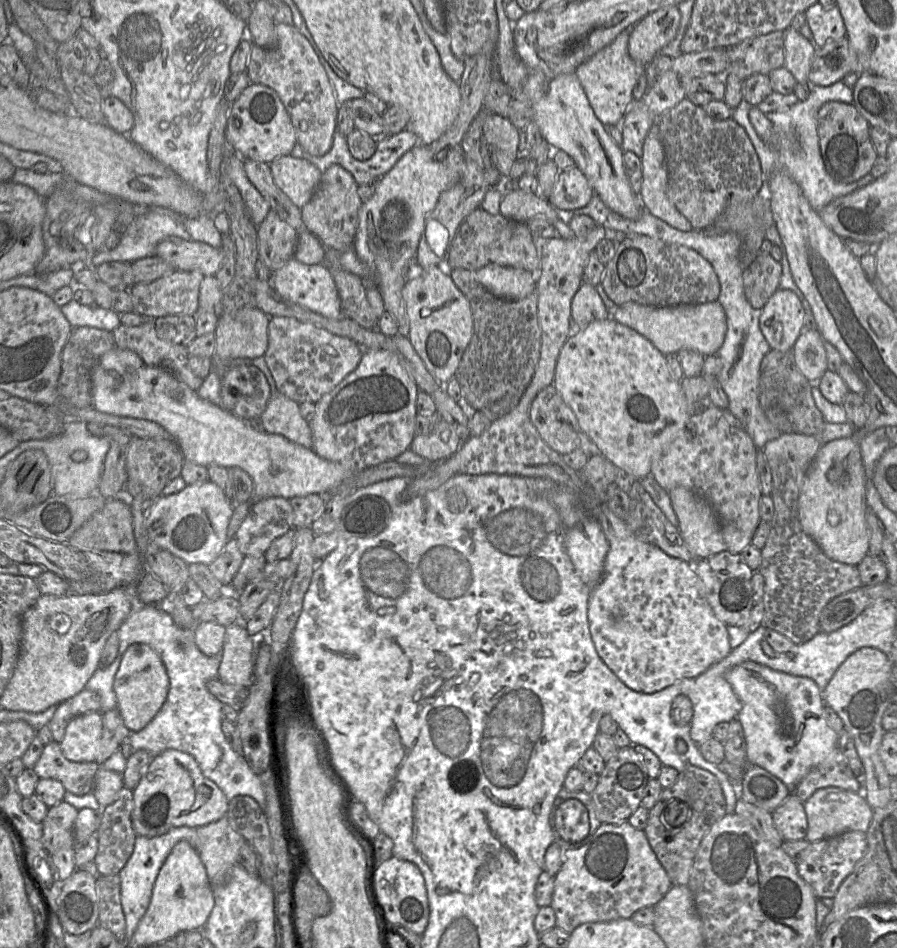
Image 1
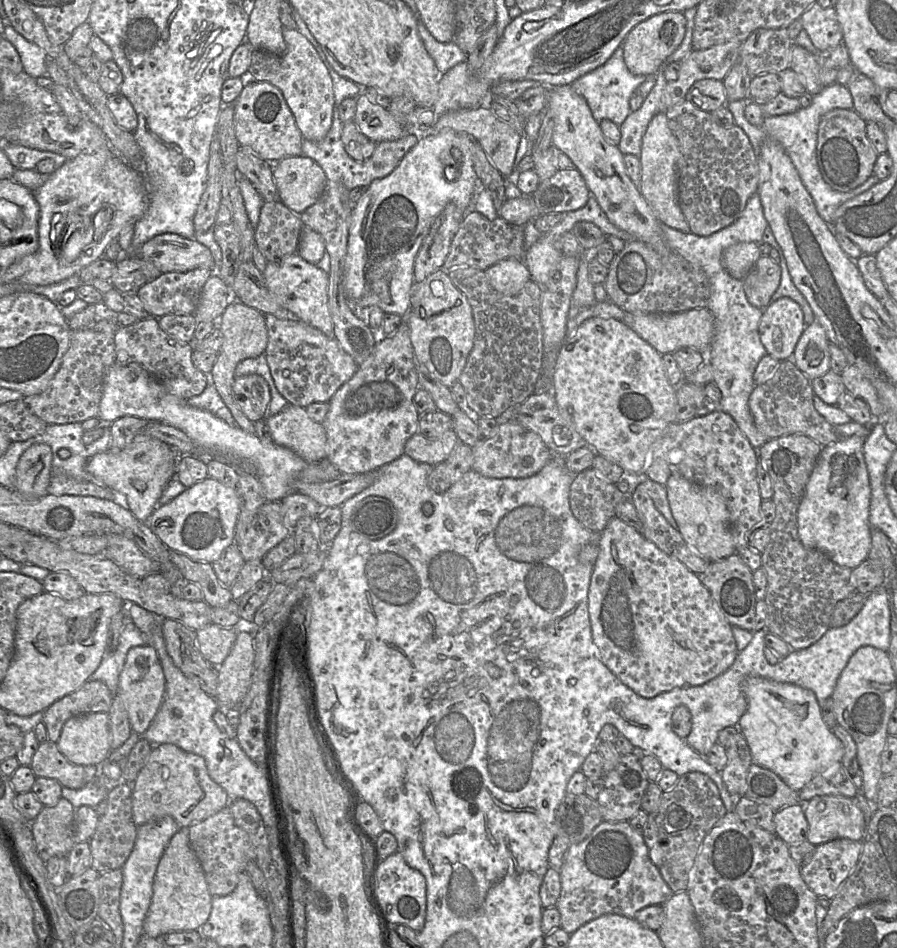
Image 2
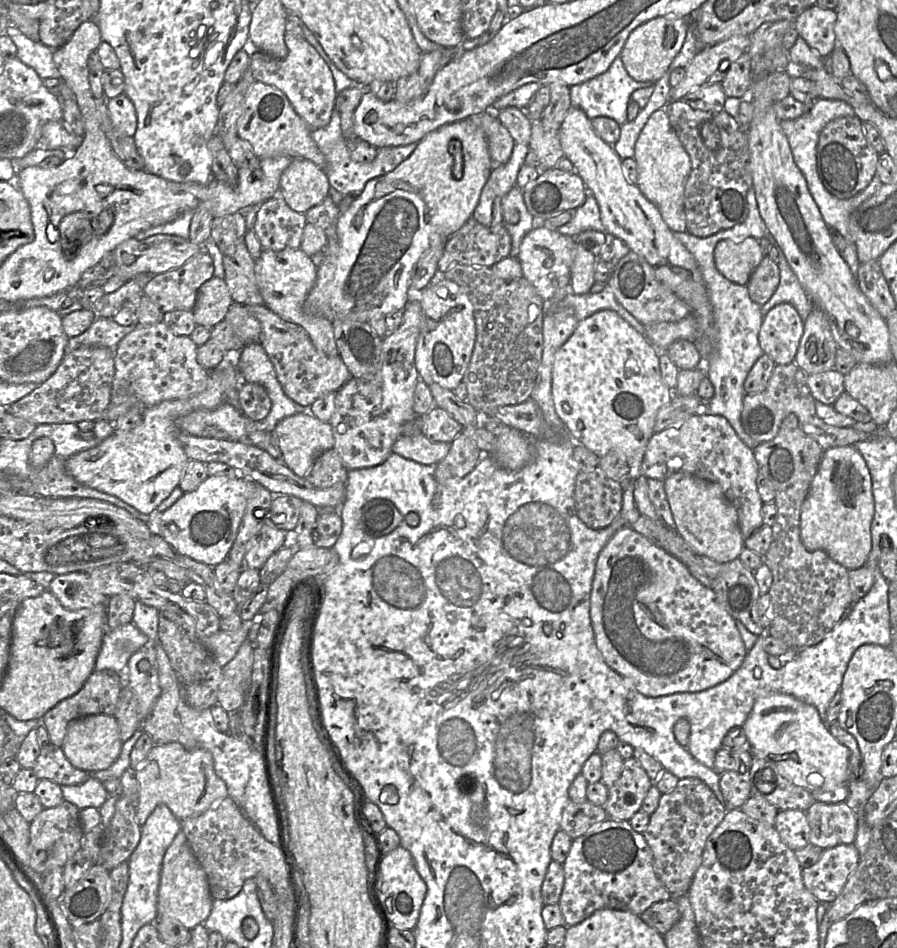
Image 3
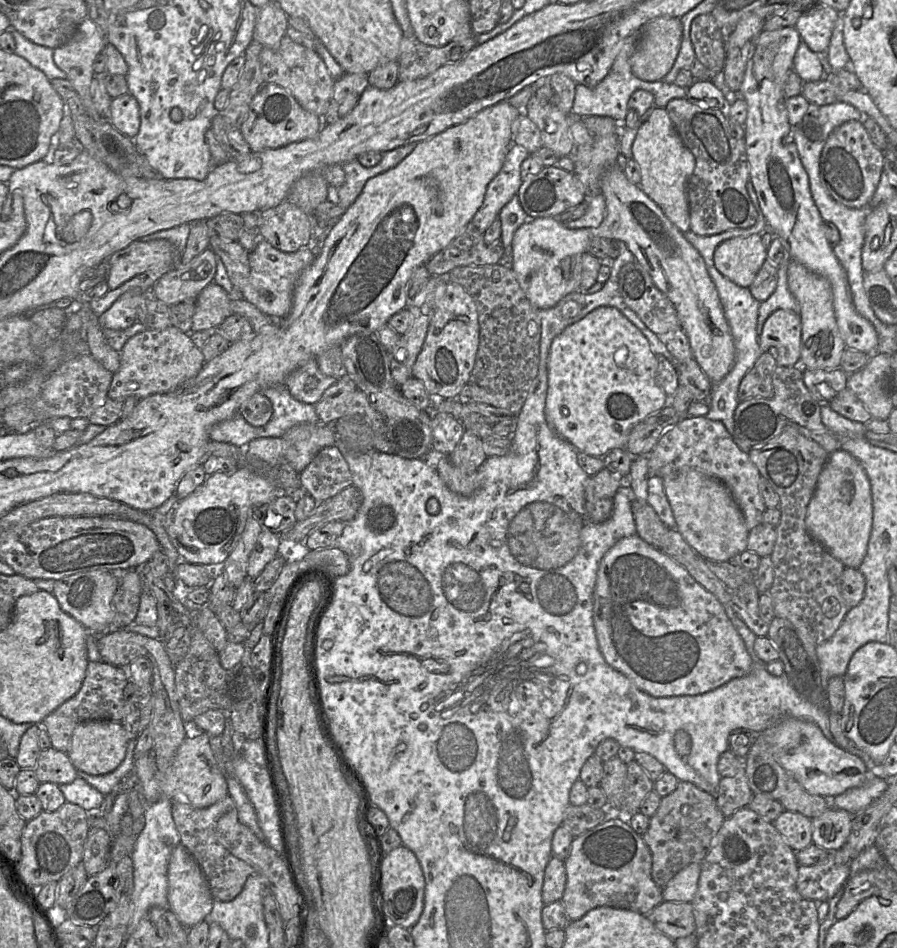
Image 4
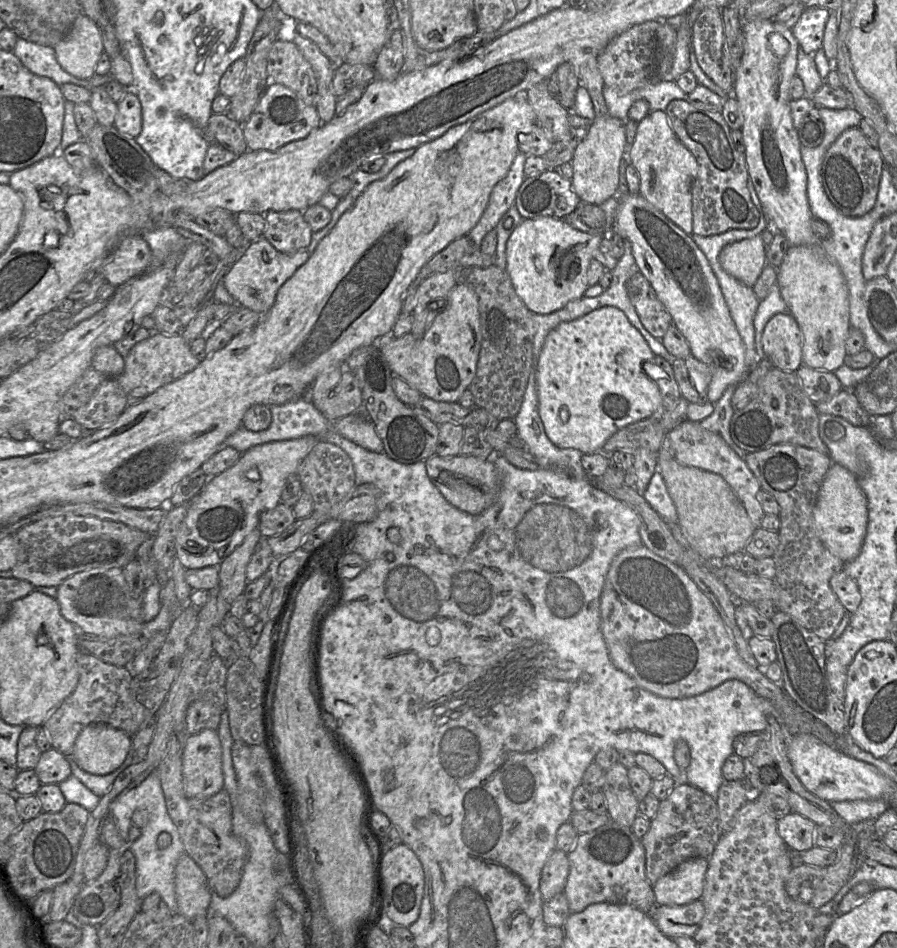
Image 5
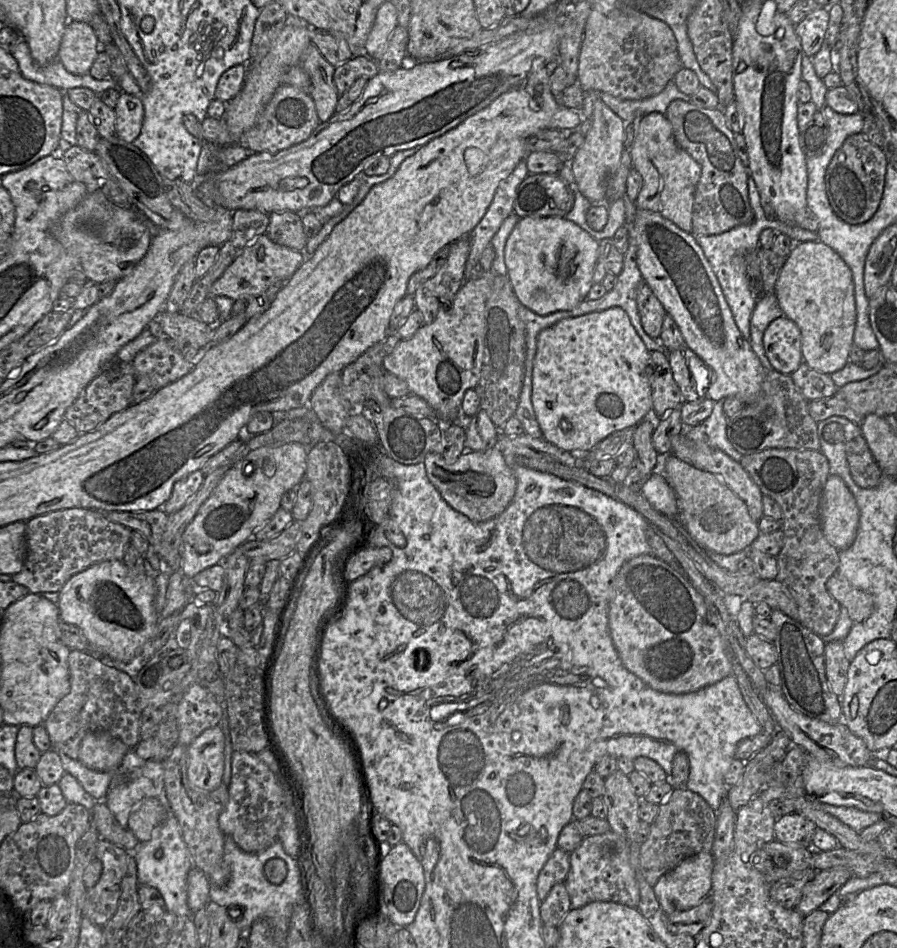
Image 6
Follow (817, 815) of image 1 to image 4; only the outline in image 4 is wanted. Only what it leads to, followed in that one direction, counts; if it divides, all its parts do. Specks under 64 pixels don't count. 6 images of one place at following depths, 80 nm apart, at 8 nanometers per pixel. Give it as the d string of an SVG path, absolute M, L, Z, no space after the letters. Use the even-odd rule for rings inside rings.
M829 807L811 820L812 843L829 852L840 850L850 835L852 818L846 810Z

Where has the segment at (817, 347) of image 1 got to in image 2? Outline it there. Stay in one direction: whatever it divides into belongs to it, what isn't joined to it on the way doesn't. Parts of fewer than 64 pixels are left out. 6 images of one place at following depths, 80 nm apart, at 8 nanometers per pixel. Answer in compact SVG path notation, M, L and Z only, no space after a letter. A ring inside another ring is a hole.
M815 320L800 336L791 360L810 380L830 370L830 342L823 327Z

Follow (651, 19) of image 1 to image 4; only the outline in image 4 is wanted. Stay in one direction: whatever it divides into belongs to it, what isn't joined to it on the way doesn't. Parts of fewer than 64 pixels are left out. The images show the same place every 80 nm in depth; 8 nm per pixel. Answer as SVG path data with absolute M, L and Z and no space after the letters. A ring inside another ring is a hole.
M658 17L646 23L640 32L640 39L629 60L631 72L647 82L661 81L679 53L682 23L679 18Z

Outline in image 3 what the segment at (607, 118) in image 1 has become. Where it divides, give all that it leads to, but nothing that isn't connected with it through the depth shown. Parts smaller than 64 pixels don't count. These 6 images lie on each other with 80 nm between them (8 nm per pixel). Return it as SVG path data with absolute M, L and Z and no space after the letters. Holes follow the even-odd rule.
M619 56L604 73L581 84L570 86L571 102L572 106L583 110L590 119L600 116L610 117L619 125L622 125L627 121L627 108L631 94L639 88L647 88L653 85L653 82L639 82L634 80L628 74Z

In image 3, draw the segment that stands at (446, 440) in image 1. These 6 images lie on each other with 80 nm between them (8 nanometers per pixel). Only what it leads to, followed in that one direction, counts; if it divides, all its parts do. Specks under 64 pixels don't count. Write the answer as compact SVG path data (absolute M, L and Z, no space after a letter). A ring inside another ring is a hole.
M422 433L401 435L392 452L423 465L437 465L451 448L451 443L430 441Z

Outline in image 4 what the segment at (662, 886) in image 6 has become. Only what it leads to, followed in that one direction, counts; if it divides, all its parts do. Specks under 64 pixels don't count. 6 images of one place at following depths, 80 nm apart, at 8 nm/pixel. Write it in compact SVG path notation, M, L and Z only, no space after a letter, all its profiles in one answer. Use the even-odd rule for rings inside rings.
M691 863L676 873L662 888L663 901L691 902L697 892L701 863Z

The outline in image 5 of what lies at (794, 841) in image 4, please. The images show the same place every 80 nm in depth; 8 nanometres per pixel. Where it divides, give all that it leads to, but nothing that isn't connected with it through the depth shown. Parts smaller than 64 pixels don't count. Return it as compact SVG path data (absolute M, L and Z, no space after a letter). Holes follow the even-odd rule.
M795 812L777 820L778 834L793 853L801 853L815 846L815 828L814 822Z

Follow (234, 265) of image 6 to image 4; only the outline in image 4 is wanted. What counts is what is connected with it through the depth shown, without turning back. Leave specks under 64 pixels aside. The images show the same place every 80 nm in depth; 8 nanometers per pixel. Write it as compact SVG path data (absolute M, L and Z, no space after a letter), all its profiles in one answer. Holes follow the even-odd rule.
M260 238L255 248L249 252L250 274L247 283L241 289L241 297L273 319L286 317L291 310L299 277L314 259L312 244L288 253Z

